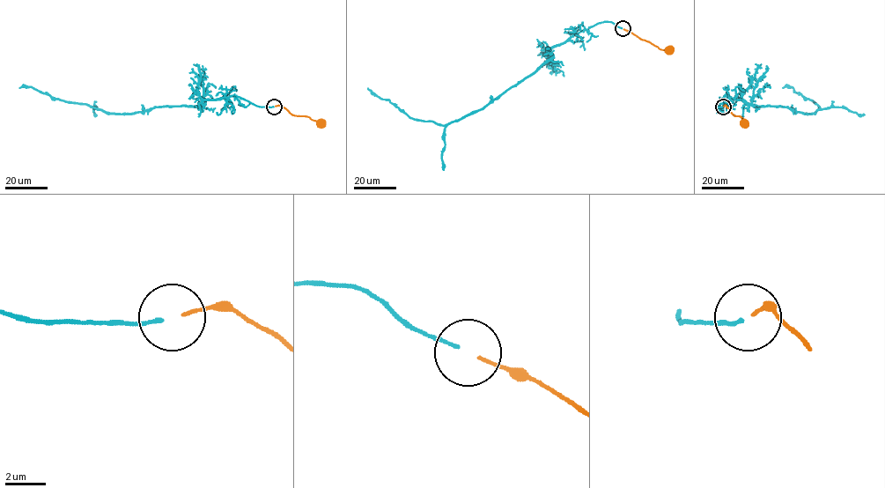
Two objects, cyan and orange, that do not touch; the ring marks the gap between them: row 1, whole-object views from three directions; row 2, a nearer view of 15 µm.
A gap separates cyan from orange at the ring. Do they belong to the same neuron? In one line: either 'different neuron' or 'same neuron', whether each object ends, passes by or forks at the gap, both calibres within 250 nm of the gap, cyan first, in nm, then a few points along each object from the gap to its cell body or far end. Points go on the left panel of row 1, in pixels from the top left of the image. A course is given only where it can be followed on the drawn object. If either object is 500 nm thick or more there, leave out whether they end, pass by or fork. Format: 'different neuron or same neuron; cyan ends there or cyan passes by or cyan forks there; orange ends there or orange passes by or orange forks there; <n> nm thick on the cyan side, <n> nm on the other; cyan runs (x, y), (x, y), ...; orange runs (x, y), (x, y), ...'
same neuron; cyan ends there; orange ends there; 160 nm thick on the cyan side, 140 nm on the other; cyan runs (274, 107), (256, 106), (234, 96), (204, 99), (202, 105), (111, 114), (53, 99), (31, 86), (19, 88); orange runs (275, 106), (280, 105), (293, 115), (306, 116), (320, 122)

